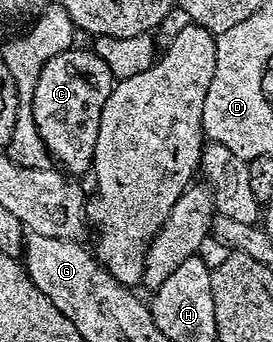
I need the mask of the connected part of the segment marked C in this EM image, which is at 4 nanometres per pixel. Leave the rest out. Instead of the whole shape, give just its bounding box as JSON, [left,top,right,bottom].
[32,46,114,172]

